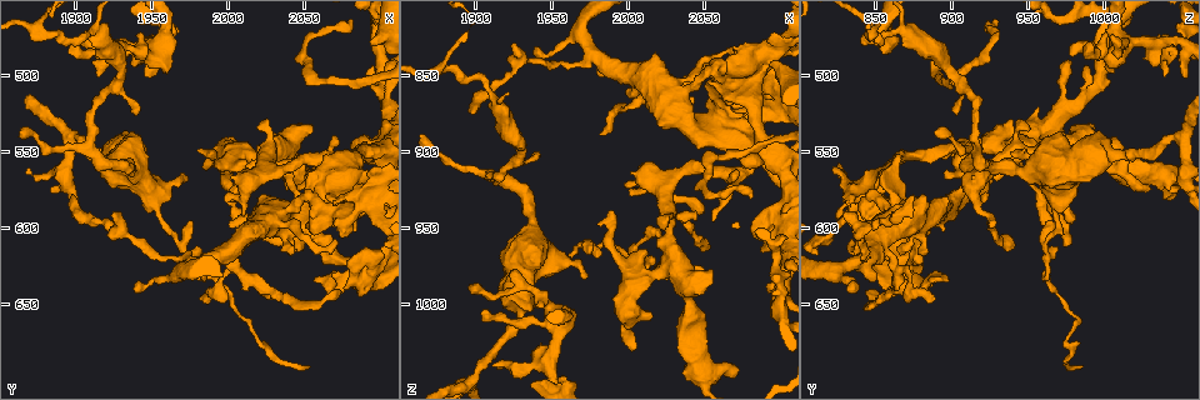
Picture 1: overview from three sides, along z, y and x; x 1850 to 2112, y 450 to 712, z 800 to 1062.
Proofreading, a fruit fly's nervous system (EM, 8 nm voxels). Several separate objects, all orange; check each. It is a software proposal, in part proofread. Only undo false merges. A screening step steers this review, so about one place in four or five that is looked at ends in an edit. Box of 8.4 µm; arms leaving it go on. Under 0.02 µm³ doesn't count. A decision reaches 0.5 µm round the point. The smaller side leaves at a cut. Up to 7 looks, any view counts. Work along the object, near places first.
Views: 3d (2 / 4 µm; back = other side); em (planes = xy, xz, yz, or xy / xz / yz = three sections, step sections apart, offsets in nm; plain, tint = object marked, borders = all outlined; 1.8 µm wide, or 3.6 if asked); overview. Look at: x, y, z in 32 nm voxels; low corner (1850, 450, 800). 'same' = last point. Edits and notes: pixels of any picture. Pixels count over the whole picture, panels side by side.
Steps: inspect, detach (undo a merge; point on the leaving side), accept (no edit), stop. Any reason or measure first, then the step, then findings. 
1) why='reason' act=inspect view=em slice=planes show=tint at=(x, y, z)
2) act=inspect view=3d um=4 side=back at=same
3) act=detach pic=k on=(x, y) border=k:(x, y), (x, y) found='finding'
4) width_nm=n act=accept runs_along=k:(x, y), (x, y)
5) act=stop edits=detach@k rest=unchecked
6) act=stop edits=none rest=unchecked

why='three arms meet' act=inspect view=3d um=4 at=(2006, 612, 850)

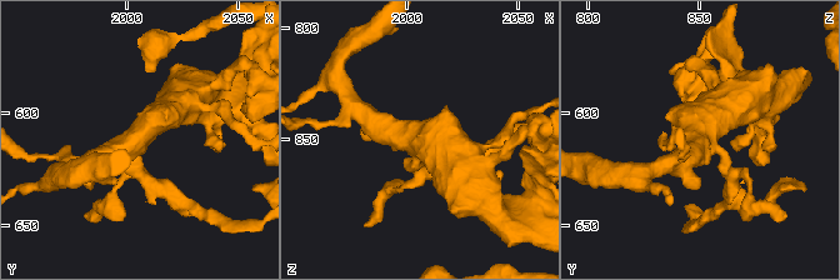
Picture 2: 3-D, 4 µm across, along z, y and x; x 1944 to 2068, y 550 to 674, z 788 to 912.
arms=3 arm_widths_nm=220,340,600 why='need the tissue' act=inspect view=em slice=xz step=4 show=tint at=(2005, 611, 851)

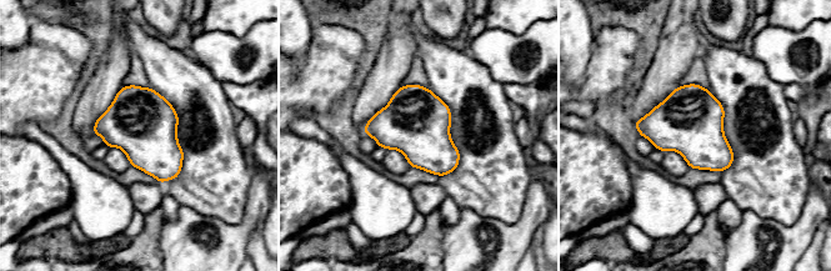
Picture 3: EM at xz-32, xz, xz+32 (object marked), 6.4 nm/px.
act=inspect view=em slice=planes show=tint at=same

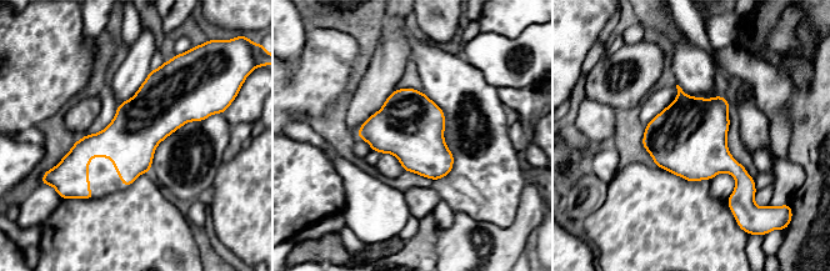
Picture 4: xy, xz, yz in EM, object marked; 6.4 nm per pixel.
act=accept runs_along=4:(203, 113), (154, 113), (63, 165) found='continuous, no second neuron'

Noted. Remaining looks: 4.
why='calibre changes' act=inspect view=em slice=planes show=tint at=(2038, 566, 948)

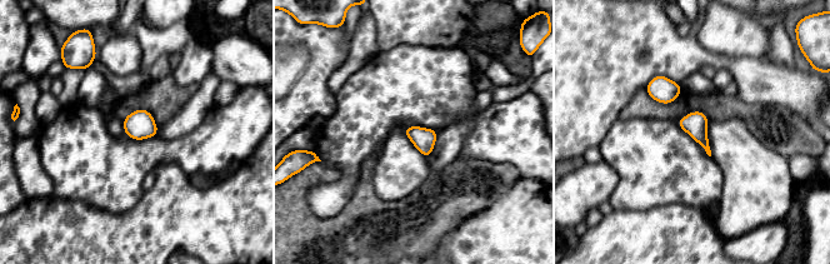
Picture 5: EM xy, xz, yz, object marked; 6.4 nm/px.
act=accept found='one neuron here'

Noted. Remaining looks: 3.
act=inspect view=3d um=4 at=(2086, 578, 840)

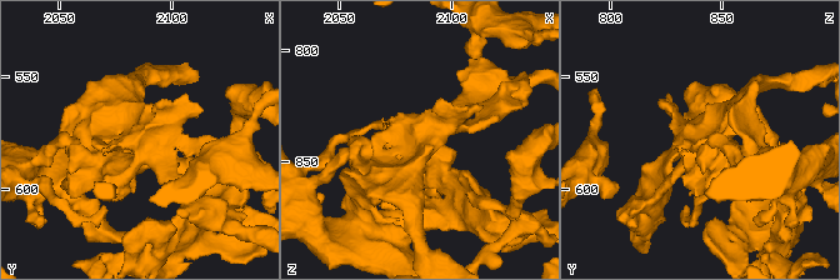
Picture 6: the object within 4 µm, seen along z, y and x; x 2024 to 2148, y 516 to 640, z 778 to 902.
why='shape alone is not enough' act=inspect view=em slice=xz step=8 show=tint at=(2086, 578, 840)

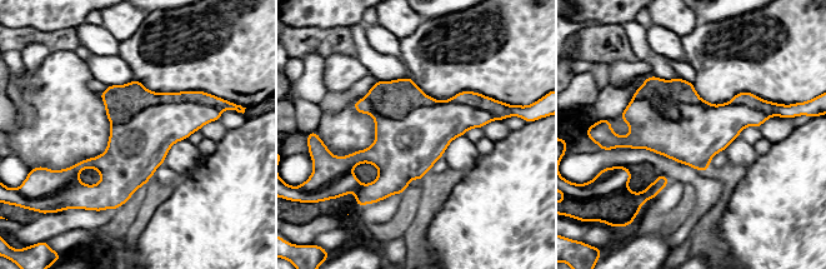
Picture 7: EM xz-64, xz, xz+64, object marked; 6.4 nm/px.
width_nm=440 act=accept found='all the same neuron'

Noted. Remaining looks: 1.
act=stop edits=none rest=unchecked

